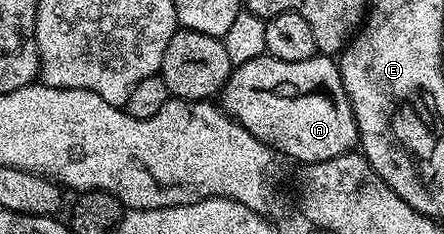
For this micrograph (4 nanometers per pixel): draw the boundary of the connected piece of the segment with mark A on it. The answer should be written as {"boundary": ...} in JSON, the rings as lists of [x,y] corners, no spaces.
{"boundary":[[[317,53],[308,60],[295,62],[263,56],[234,66],[230,79],[220,91],[220,105],[244,129],[252,132],[256,140],[260,140],[279,155],[287,154],[288,157],[295,158],[301,164],[332,160],[332,156],[351,153],[358,146],[356,116],[344,92],[337,61],[328,54]]]}

